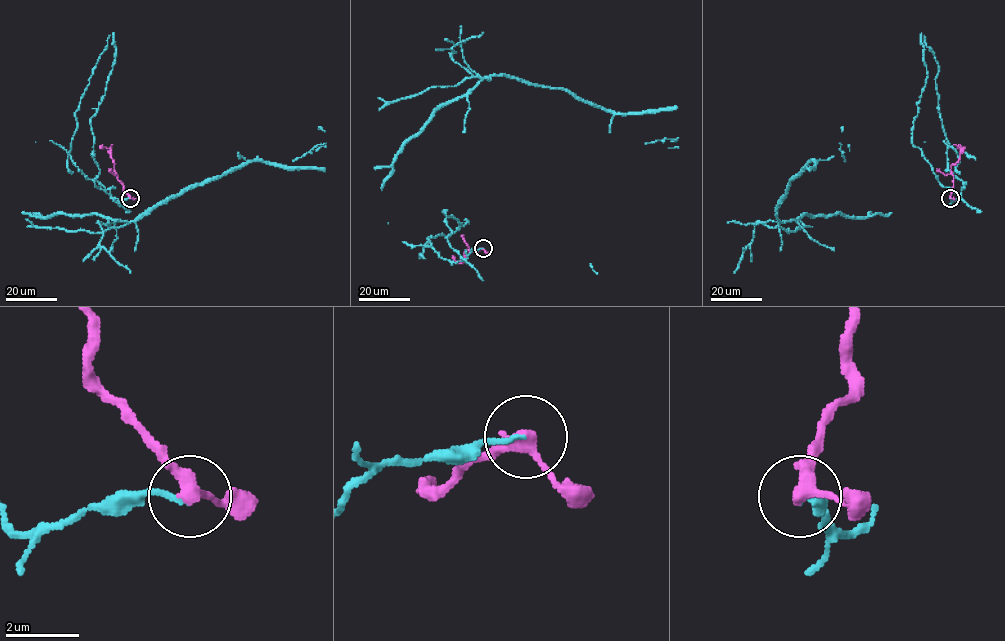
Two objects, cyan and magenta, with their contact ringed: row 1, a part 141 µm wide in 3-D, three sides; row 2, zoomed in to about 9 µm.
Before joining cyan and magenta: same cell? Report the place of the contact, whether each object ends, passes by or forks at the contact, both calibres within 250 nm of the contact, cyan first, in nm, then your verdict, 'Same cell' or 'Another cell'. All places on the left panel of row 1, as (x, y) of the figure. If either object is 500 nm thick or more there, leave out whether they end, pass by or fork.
Place: (130, 198). At the ring cyan ends. At the ring magenta passes by. Thickness 120 nm (cyan) against 360 nm. Another cell

